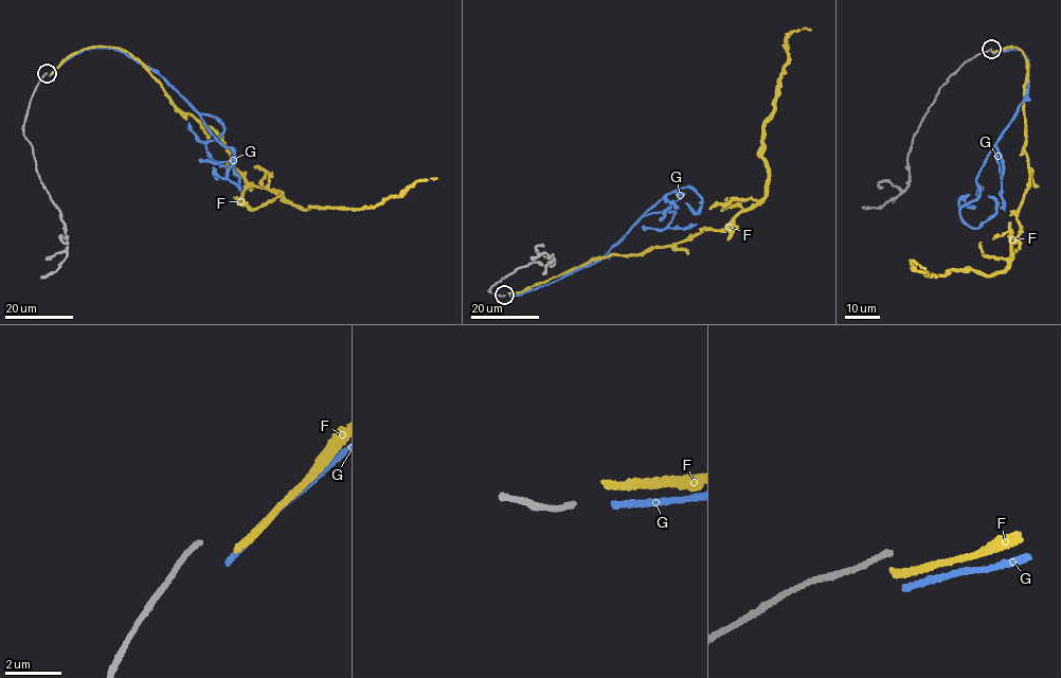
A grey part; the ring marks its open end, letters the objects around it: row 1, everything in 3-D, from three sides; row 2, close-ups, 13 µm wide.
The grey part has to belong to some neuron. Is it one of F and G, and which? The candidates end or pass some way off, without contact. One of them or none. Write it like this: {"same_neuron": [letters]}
{"same_neuron": []}

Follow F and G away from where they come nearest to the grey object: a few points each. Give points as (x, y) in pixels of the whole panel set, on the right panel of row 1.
F: (992, 52), (1015, 47), (1027, 60), (1030, 174), (1020, 229), (1006, 270), (928, 277), (912, 263), (925, 269)
G: (993, 53), (1019, 50), (1029, 65), (961, 219), (991, 218), (988, 196)

